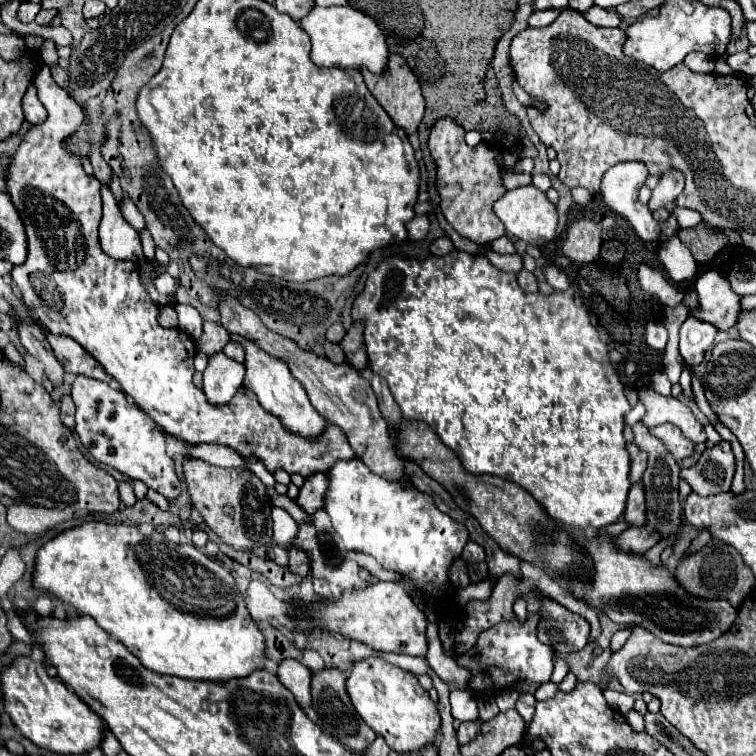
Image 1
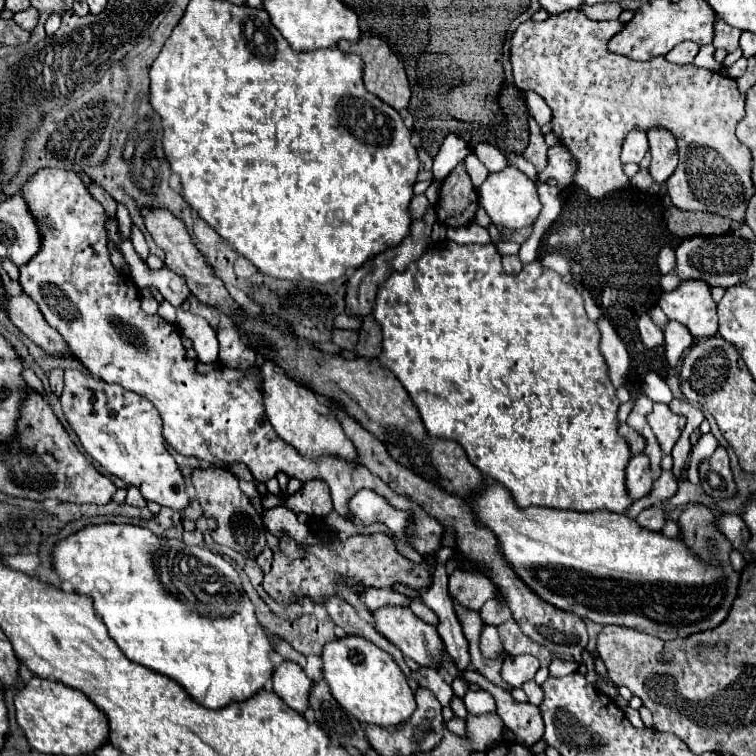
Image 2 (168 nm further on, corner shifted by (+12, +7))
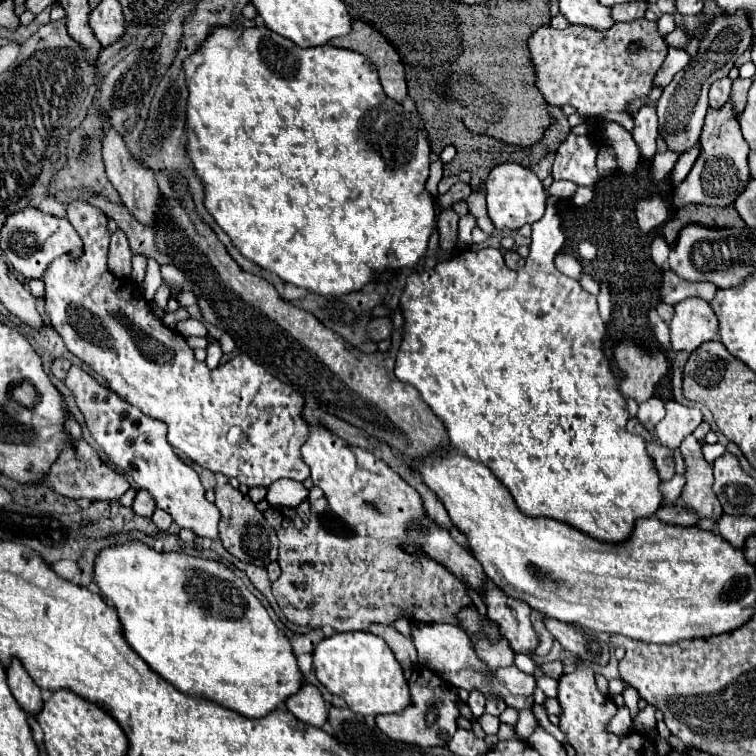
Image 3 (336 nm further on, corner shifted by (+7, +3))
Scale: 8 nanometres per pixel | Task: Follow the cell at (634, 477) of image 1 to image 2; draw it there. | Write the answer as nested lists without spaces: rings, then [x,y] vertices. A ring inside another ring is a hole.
[[[620,425],[620,433],[622,433],[624,439],[628,441],[632,453],[638,453],[638,451],[642,453],[642,451],[644,451],[644,447],[646,447],[646,439],[644,439],[640,433],[636,433],[632,427],[628,427],[628,425]]]

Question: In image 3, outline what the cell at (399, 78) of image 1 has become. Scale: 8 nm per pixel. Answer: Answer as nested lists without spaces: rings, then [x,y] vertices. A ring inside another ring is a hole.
[[[355,21],[353,31],[345,37],[331,41],[333,47],[347,47],[367,55],[379,71],[379,81],[385,89],[385,95],[397,103],[403,103],[407,97],[405,69],[397,51],[367,23]]]

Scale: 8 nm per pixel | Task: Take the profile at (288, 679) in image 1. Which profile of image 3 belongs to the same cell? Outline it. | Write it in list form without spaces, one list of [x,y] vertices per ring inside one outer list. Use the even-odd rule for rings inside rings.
[[[301,685],[301,689],[293,697],[289,697],[285,705],[303,723],[321,727],[327,721],[327,707],[315,685]]]

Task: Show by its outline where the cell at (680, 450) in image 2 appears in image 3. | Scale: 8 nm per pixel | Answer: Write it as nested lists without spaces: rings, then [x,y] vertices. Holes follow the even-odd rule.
[[[689,435],[681,443],[681,455],[685,461],[685,487],[681,493],[681,499],[689,511],[695,511],[699,519],[717,519],[721,511],[721,503],[715,497],[711,485],[713,485],[713,469],[709,463],[705,463],[701,455],[701,443]]]

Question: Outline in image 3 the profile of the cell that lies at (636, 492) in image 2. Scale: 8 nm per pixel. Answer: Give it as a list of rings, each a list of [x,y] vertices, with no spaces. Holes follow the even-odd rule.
[[[651,441],[647,445],[647,451],[655,463],[655,469],[657,469],[657,475],[661,481],[669,481],[675,471],[673,471],[673,451],[669,451],[667,447],[659,445],[657,441]]]

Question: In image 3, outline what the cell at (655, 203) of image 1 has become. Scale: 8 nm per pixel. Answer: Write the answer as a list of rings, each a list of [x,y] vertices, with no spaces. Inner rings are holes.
[[[723,13],[721,17],[711,21],[709,31],[703,35],[699,53],[693,57],[693,61],[683,71],[679,71],[673,77],[673,81],[663,89],[663,95],[659,97],[659,101],[655,105],[661,135],[671,151],[683,155],[695,147],[695,143],[699,141],[699,135],[701,135],[707,107],[709,107],[709,103],[707,103],[709,87],[715,81],[727,77],[729,69],[735,65],[735,59],[745,49],[751,47],[751,39],[753,39],[753,33],[751,33],[749,21],[741,13],[735,13],[735,15]],[[683,129],[687,129],[687,131],[683,131]]]

